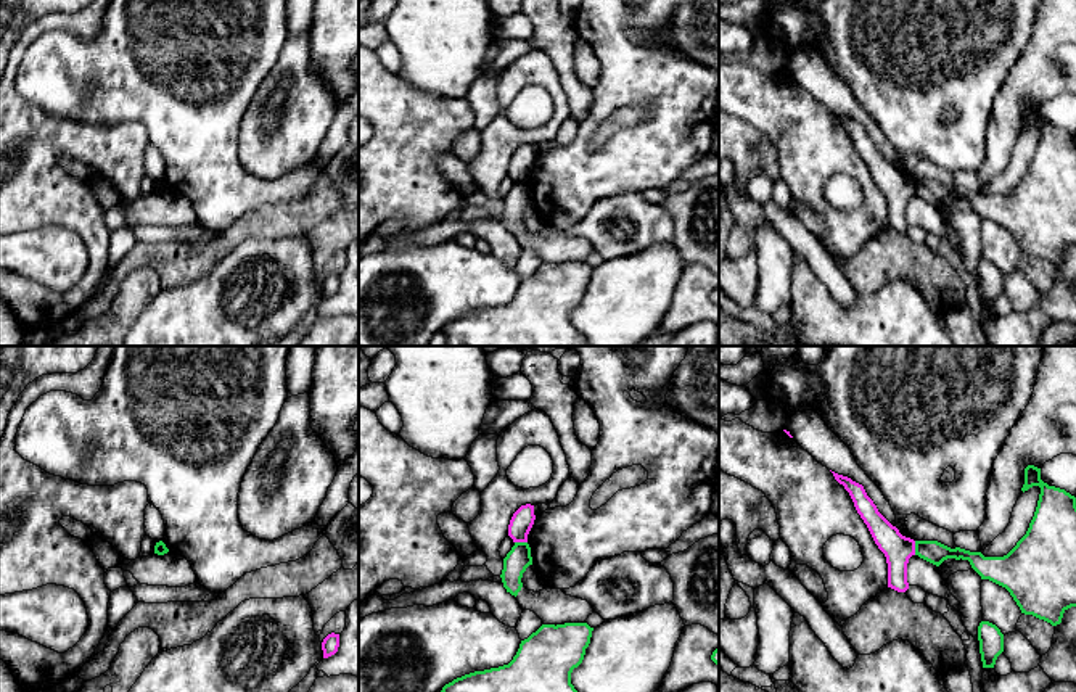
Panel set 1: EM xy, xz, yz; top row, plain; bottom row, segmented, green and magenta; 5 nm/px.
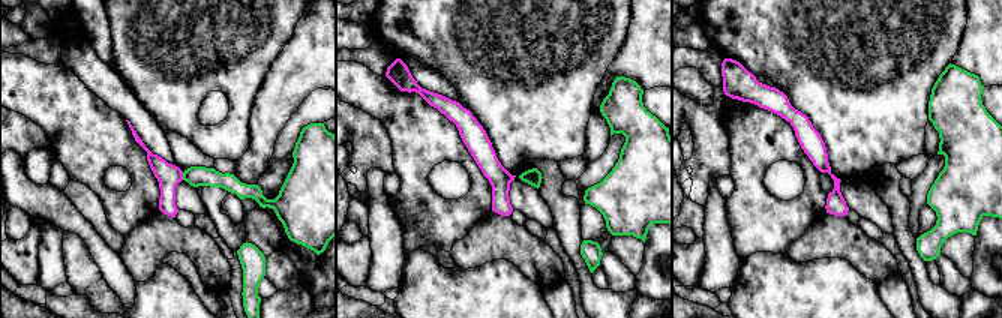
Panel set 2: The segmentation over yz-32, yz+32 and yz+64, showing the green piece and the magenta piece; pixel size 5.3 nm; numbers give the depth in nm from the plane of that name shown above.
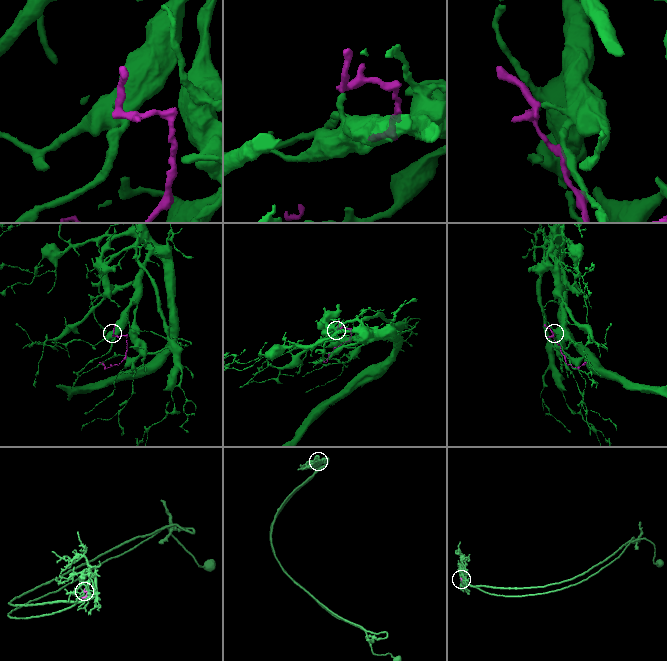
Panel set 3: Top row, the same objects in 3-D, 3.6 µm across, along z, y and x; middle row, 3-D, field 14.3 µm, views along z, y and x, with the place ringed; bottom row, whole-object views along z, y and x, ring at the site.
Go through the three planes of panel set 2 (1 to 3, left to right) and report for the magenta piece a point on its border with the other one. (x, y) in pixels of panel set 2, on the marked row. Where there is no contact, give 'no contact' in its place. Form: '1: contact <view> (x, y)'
1: contact yz-32 (183, 176)
2: no contact
3: no contact

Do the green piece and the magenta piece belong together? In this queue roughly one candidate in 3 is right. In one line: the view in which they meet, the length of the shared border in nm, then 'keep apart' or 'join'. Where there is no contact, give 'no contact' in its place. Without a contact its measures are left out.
yz | 70 nm | keep apart

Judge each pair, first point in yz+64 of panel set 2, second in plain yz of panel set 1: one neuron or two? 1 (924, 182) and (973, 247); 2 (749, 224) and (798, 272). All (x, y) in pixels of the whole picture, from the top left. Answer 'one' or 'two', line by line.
1: two
2: two

